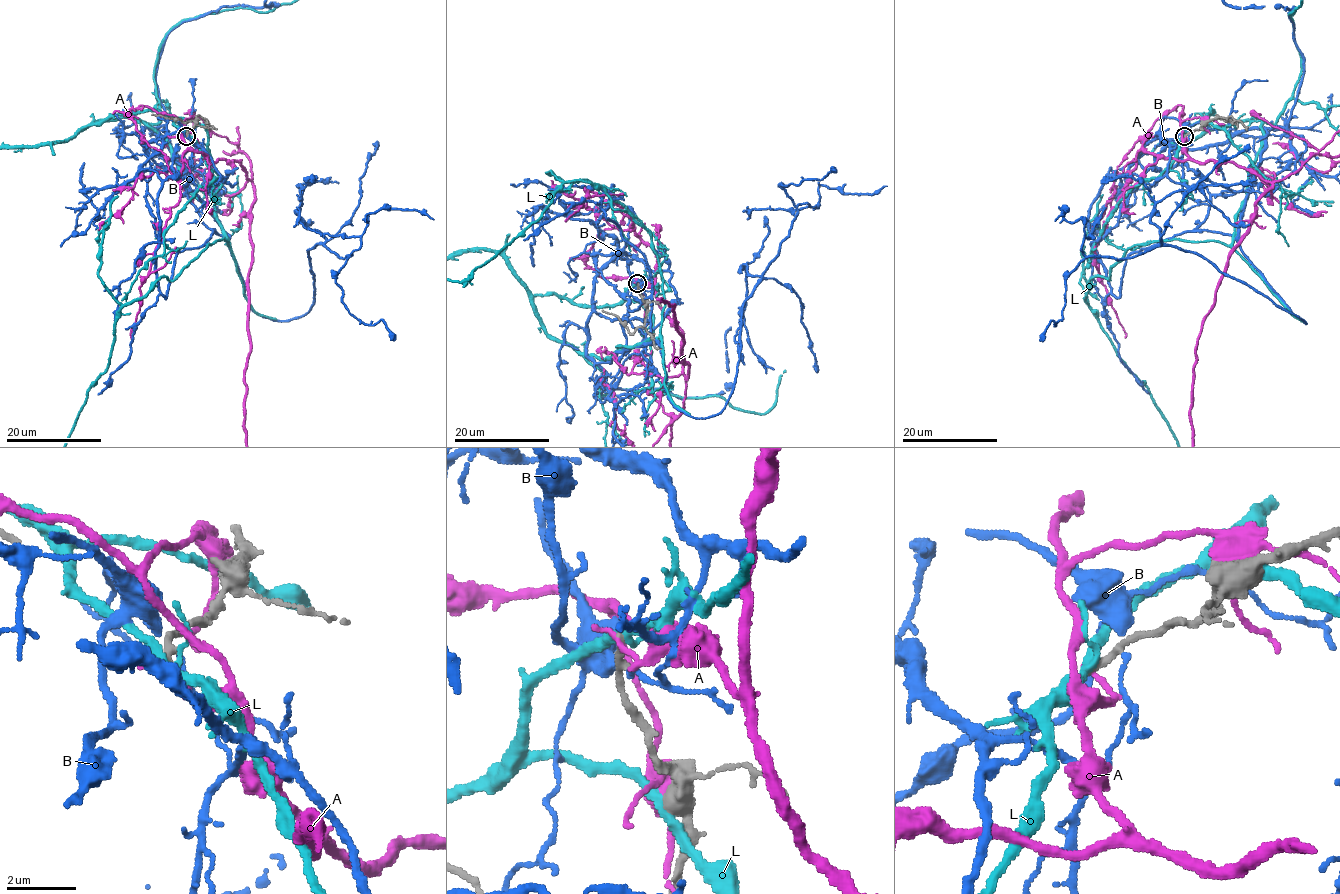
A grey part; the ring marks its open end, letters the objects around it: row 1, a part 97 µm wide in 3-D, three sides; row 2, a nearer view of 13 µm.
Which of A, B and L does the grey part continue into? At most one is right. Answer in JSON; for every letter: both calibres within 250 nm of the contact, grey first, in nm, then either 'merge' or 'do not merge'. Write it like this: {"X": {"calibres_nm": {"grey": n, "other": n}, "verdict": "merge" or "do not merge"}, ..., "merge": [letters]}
{"A": {"calibres_nm": {"grey": 180, "other": 160}, "verdict": "do not merge"}, "B": {"calibres_nm": {"grey": 260, "other": 110}, "verdict": "do not merge"}, "L": {"calibres_nm": {"grey": 220, "other": 220}, "verdict": "do not merge"}, "merge": []}

